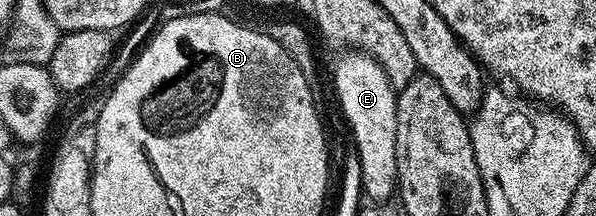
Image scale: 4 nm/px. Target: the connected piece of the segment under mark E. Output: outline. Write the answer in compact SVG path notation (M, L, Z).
M347 51L344 52L344 57L340 59L335 65L335 93L339 96L339 105L343 108L343 117L347 120L347 125L351 128L351 137L355 140L353 145L354 152L359 154L359 166L361 167L361 183L363 184L362 192L371 196L371 199L379 199L375 197L383 197L387 192L396 188L399 176L397 175L397 107L395 106L395 99L397 96L397 89L391 85L389 78L382 67L364 52Z

